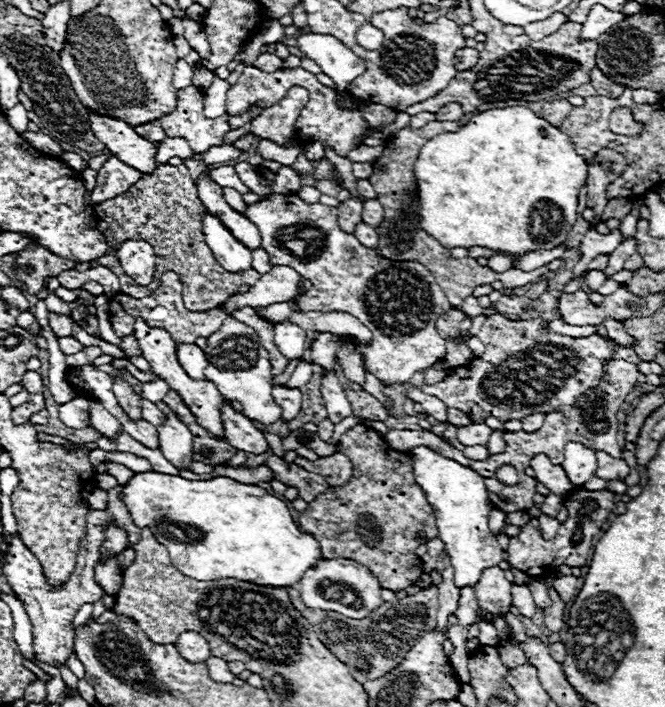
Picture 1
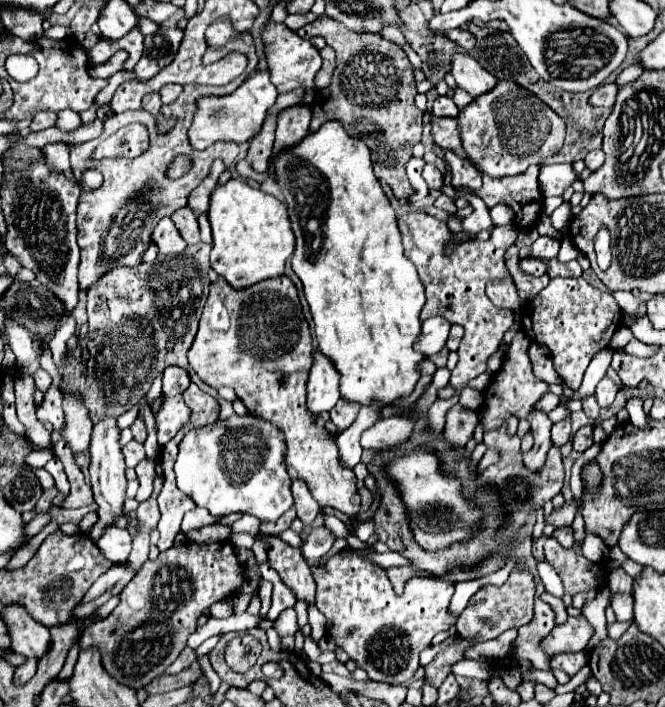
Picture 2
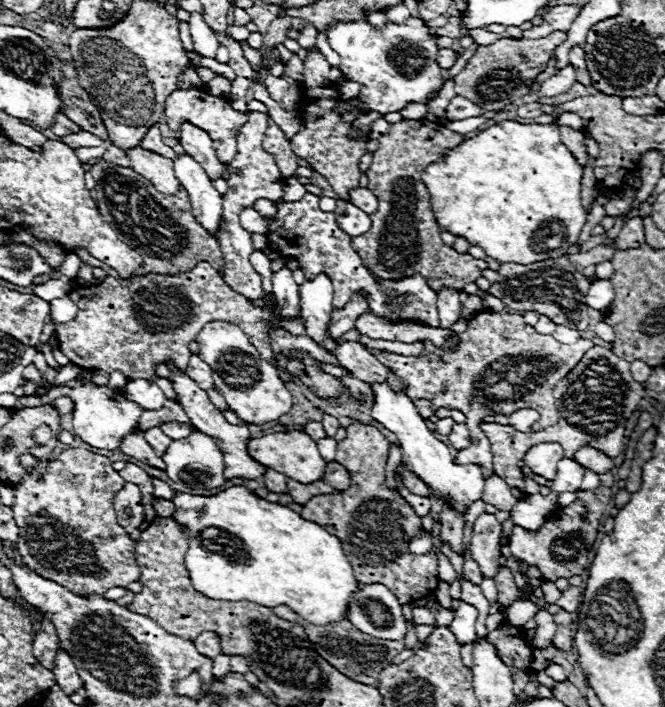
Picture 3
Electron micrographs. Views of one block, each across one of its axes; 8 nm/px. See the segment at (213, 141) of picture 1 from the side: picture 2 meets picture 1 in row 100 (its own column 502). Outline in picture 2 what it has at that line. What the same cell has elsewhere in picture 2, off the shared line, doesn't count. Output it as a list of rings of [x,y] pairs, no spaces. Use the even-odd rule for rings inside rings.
[[[532,164],[524,174],[518,176],[492,178],[488,174],[482,174],[482,188],[468,194],[482,198],[488,208],[494,204],[508,204],[516,214],[518,228],[534,226],[544,206],[544,198],[538,188],[538,170],[540,166]]]

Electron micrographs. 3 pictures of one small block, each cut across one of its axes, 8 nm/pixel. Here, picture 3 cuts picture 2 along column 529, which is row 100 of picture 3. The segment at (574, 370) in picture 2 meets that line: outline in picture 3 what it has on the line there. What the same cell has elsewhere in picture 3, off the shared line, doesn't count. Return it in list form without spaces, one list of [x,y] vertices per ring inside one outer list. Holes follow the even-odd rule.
[[[326,86],[326,88],[304,88],[302,90],[302,126],[300,132],[290,140],[292,150],[298,158],[304,158],[312,170],[322,174],[332,190],[338,194],[342,200],[350,200],[350,190],[358,188],[360,180],[360,170],[358,170],[358,160],[362,154],[366,154],[366,140],[348,140],[346,134],[350,130],[350,124],[340,122],[338,114],[338,90],[336,86]],[[322,102],[322,108],[318,104]]]

